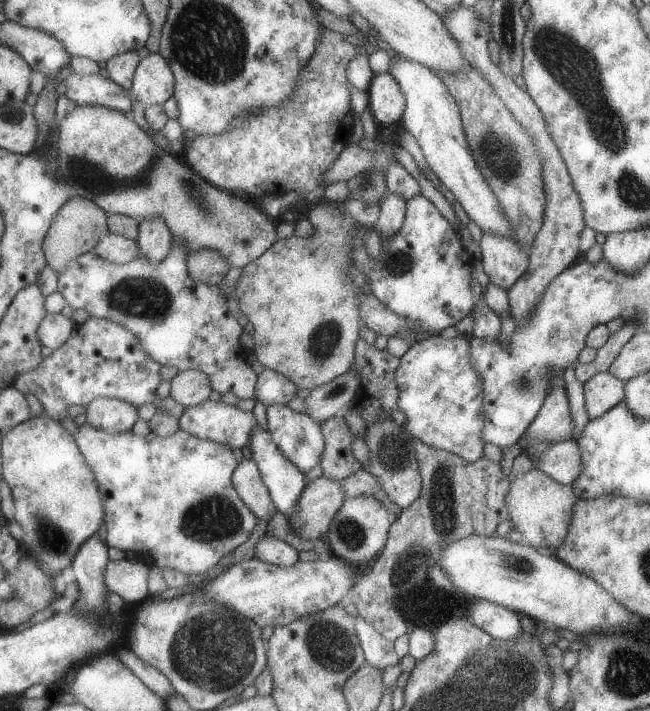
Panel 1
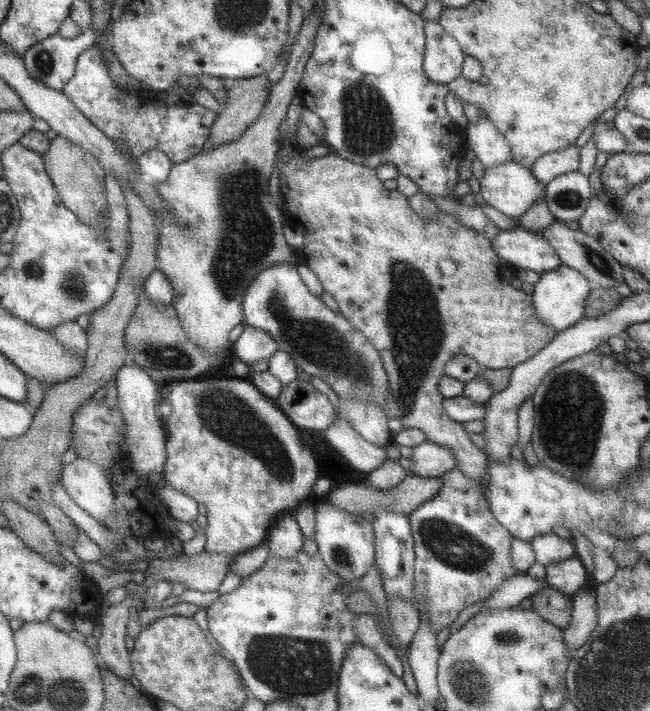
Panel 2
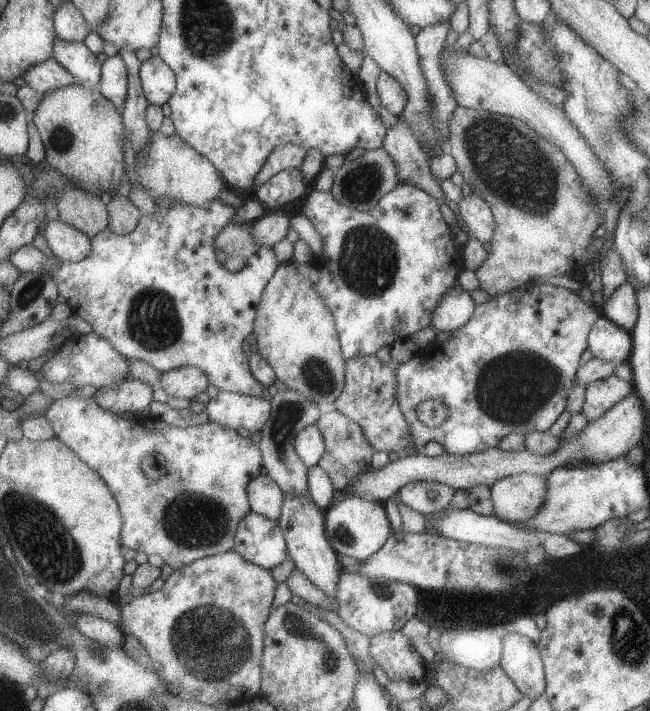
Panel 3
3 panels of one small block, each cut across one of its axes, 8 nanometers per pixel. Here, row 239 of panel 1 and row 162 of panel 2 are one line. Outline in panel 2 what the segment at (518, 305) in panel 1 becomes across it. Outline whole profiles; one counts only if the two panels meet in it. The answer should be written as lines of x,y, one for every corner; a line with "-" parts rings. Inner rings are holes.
576,145
546,153
532,164
532,174
544,185
556,176
576,172
580,166
580,149

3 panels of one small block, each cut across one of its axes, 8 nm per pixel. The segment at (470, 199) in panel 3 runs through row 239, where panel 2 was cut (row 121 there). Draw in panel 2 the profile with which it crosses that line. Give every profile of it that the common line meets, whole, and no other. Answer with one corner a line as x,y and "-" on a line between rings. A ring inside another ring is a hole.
488,117
466,126
466,143
468,151
476,154
484,168
514,160
510,144

